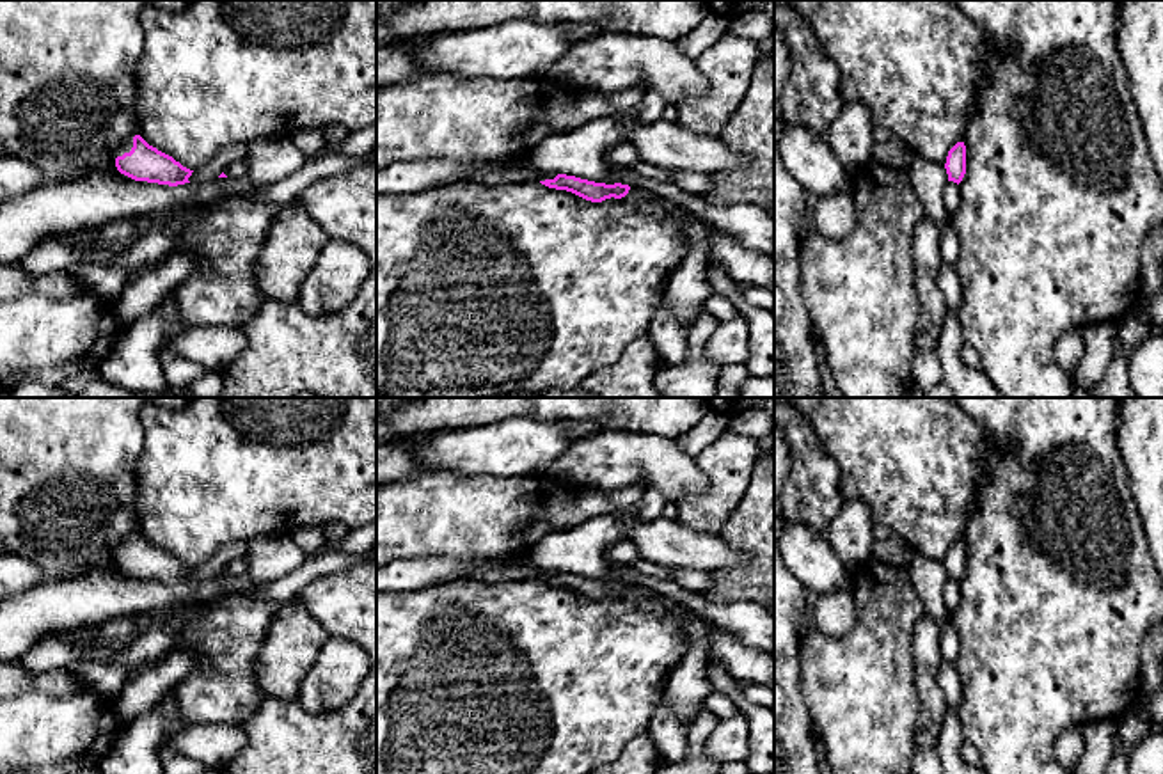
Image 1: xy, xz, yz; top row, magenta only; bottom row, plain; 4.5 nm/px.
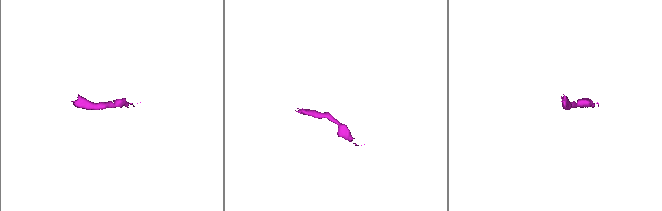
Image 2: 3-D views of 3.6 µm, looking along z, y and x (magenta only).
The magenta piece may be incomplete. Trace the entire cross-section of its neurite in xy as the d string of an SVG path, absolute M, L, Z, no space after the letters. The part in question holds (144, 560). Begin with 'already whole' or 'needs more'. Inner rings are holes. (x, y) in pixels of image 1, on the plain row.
needs more | M140 533L130 534L115 547L114 554L117 568L135 579L178 584L190 580L188 575L194 570L172 554L149 543Z

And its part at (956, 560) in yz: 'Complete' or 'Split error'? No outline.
Complete

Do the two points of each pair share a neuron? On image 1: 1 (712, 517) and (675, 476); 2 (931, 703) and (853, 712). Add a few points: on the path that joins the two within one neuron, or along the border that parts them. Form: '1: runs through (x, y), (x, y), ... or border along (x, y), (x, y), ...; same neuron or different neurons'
1: border along (696, 460), (707, 487), (675, 503); different neurons
2: border along (913, 664), (915, 691), (920, 703), (918, 746); different neurons

